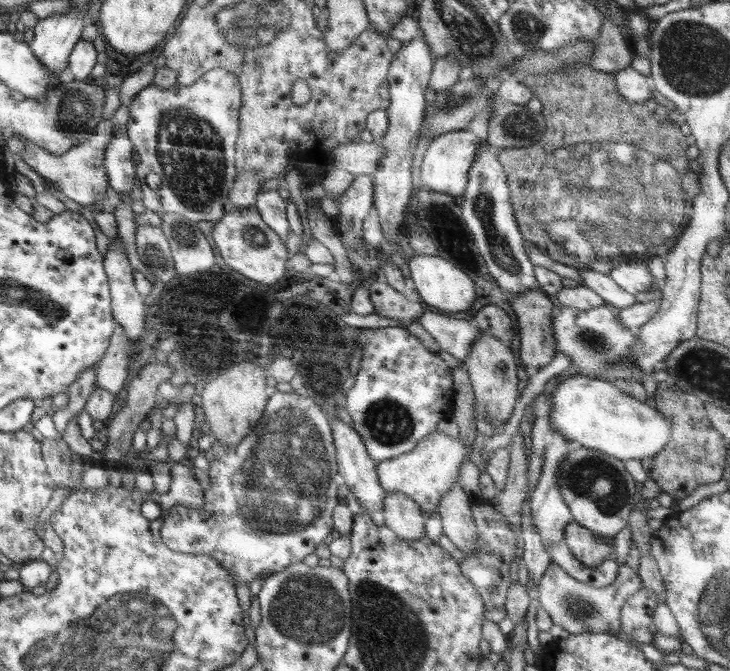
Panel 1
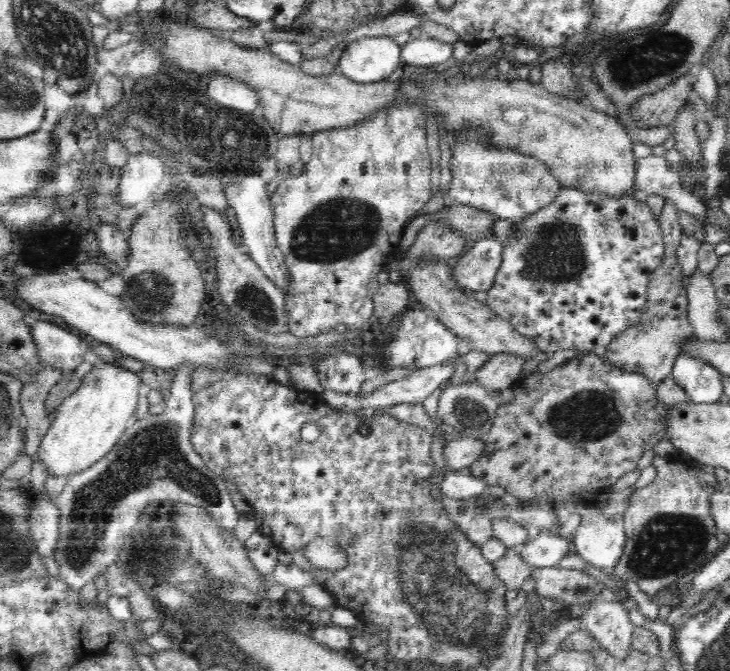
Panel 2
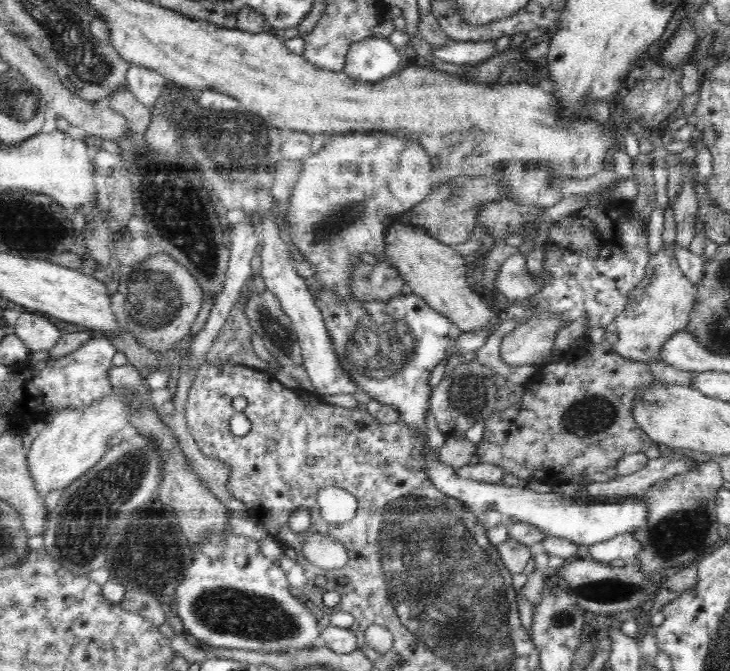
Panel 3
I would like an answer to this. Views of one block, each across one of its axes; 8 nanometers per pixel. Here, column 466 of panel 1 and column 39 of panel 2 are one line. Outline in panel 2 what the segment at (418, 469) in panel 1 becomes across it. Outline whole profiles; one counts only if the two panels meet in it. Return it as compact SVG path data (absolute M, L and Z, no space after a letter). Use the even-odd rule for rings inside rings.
M104 361L88 372L80 388L70 394L58 408L39 450L40 461L46 465L47 476L66 476L87 469L100 461L123 438L138 410L139 388L142 380L122 366Z

